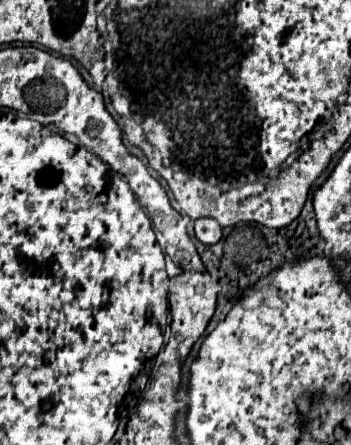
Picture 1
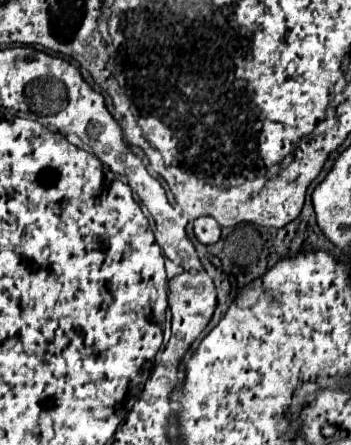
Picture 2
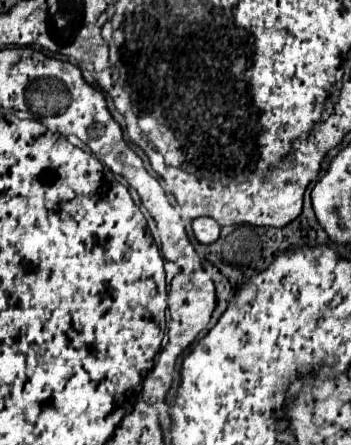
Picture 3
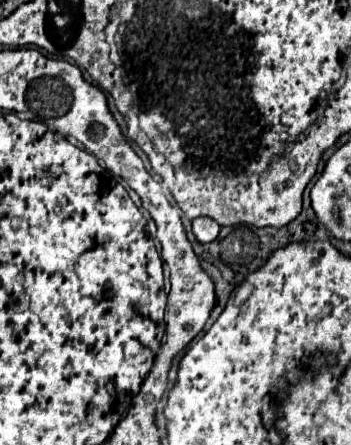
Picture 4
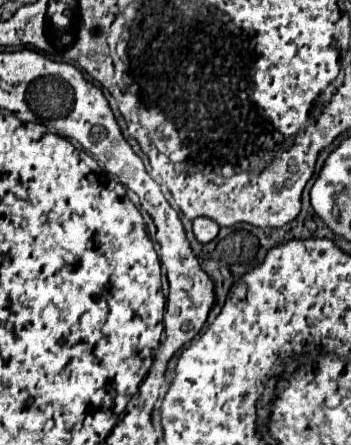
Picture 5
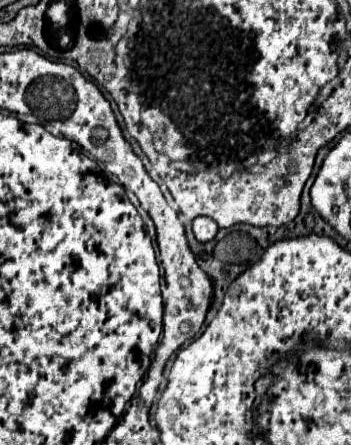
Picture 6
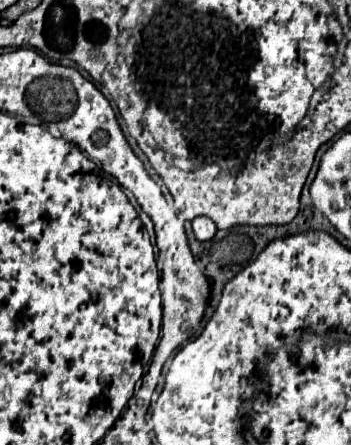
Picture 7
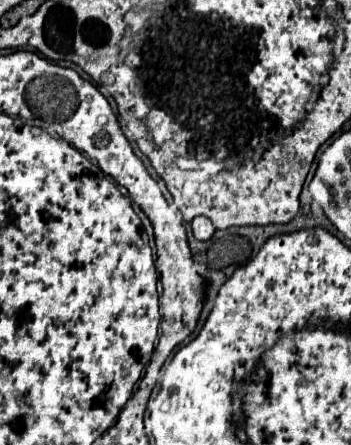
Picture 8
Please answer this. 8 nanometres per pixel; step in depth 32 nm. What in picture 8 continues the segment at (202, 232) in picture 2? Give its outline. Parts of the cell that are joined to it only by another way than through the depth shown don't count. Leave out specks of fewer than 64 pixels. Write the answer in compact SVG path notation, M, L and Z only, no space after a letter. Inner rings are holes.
M198 216L192 220L192 232L194 232L196 240L210 240L214 236L216 228L206 216Z

